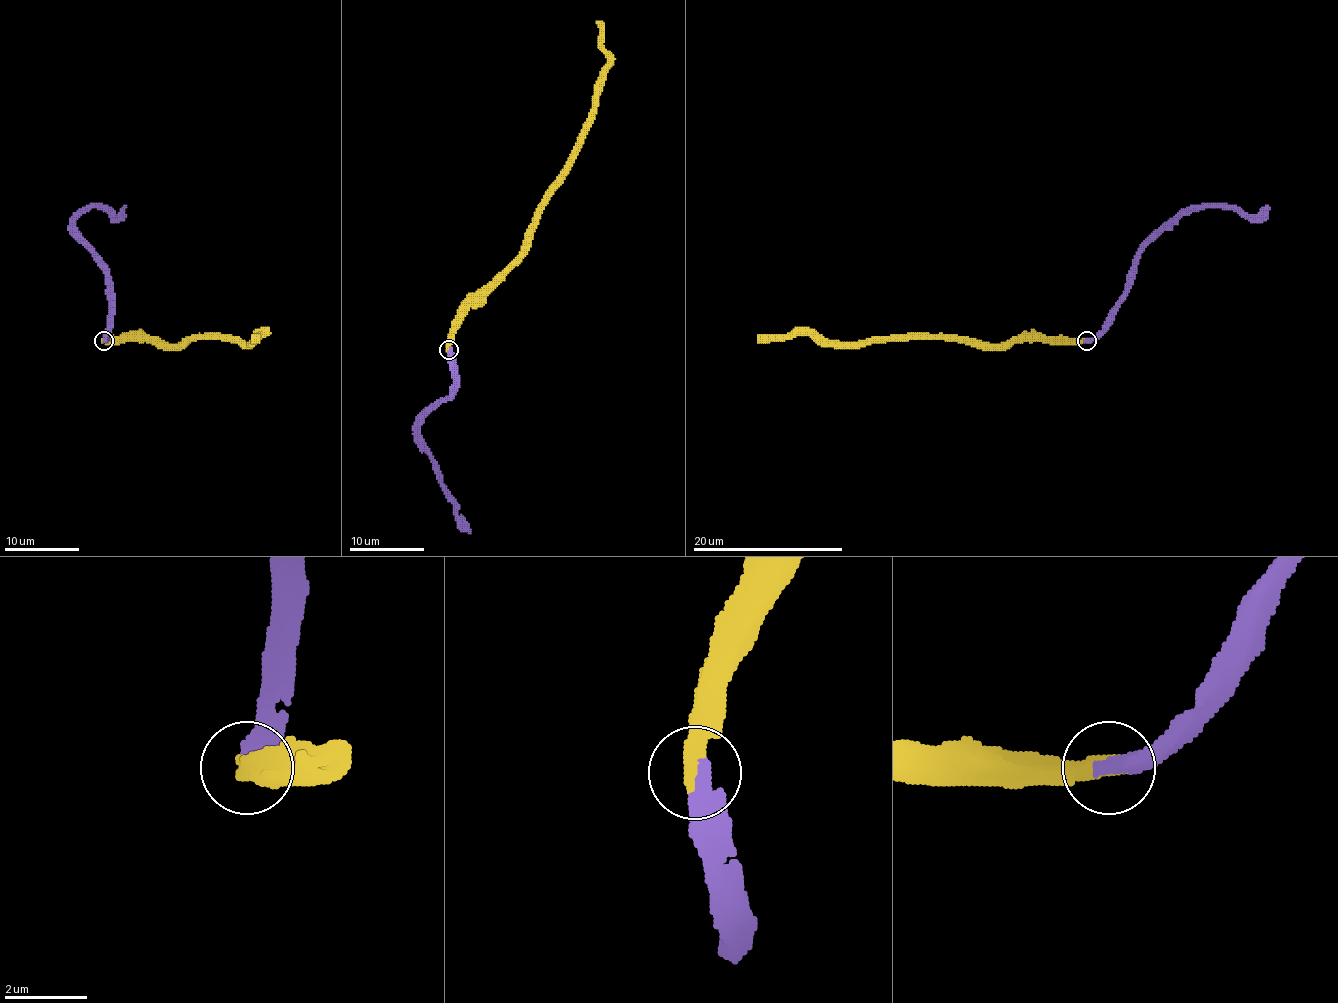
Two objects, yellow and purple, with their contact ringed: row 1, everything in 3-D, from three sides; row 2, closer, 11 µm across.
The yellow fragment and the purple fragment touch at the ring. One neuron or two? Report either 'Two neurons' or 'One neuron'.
One neuron

